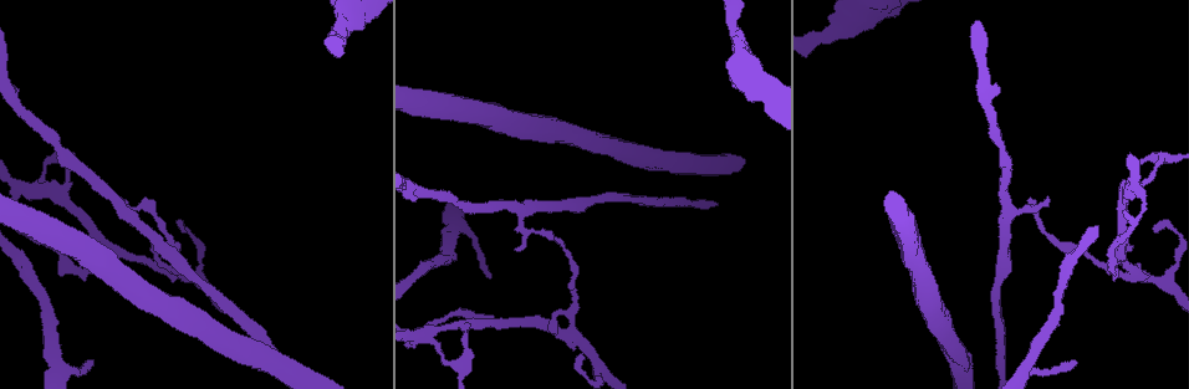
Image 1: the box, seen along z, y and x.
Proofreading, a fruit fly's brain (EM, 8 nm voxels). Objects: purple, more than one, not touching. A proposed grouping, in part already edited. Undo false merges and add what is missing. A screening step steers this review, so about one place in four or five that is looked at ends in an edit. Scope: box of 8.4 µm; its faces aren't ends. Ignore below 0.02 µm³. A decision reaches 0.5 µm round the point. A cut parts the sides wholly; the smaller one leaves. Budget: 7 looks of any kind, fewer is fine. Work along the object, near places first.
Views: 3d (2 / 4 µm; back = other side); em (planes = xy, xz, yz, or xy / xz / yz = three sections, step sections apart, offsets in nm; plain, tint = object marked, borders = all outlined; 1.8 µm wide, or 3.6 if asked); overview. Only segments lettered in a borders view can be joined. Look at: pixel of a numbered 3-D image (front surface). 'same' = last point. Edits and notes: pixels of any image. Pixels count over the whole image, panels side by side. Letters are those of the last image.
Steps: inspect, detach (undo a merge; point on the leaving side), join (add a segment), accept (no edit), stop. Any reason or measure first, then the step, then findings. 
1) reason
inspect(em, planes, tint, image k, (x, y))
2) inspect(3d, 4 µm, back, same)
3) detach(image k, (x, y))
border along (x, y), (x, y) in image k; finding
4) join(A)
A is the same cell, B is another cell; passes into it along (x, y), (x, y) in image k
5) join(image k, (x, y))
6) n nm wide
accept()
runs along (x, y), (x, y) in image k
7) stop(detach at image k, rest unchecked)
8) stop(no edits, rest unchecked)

arms part here
inspect(3d, 4 µm, image 1, (518, 212))

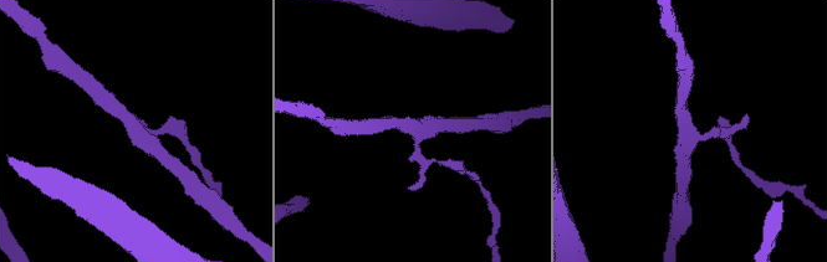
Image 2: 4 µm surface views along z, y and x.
need the tissue
inspect(em, 3.6 µm, yz, step 8, tint, image 2, (136, 130))

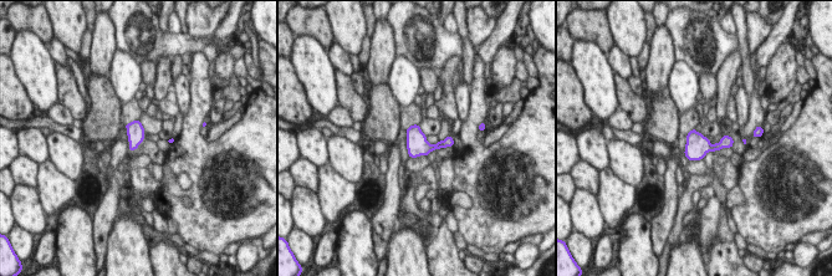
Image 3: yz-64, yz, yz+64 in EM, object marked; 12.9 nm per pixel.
inspect(em, 3.6 µm, planes, borders, same)

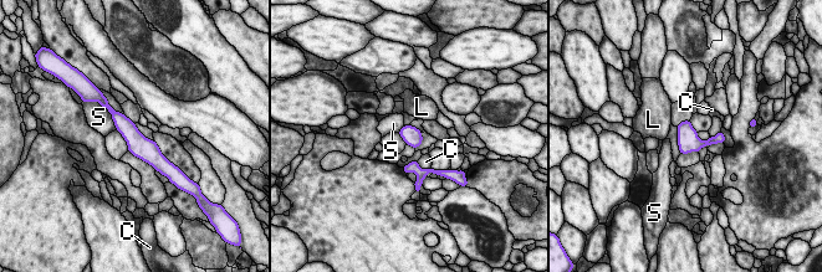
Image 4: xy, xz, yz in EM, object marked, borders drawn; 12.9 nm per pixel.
240 nm wide
accept()
C, L and S are other cells; border along (101, 104), (111, 114), (116, 128) in image 4; all the same neuron

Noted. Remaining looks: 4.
closes a loop
inspect(3d, 4 µm, back, image 1, (1134, 188))

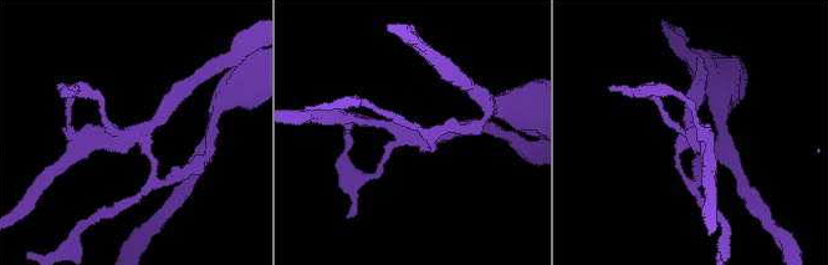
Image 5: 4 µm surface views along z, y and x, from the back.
now the EM
inspect(em, 3.6 µm, planes, borders, image 5, (692, 132))

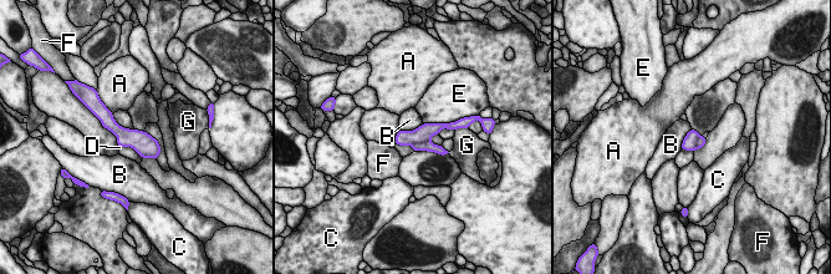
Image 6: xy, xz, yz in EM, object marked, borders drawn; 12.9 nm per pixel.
detach(image 6, (429, 147))
A, B, C, D, E, F and G are other cells; the part that leaves runs along (414, 147), (433, 147), (443, 152) in image 6; two neurons meet here

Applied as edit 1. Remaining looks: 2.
stop(detach at image 6, rest unchecked)

